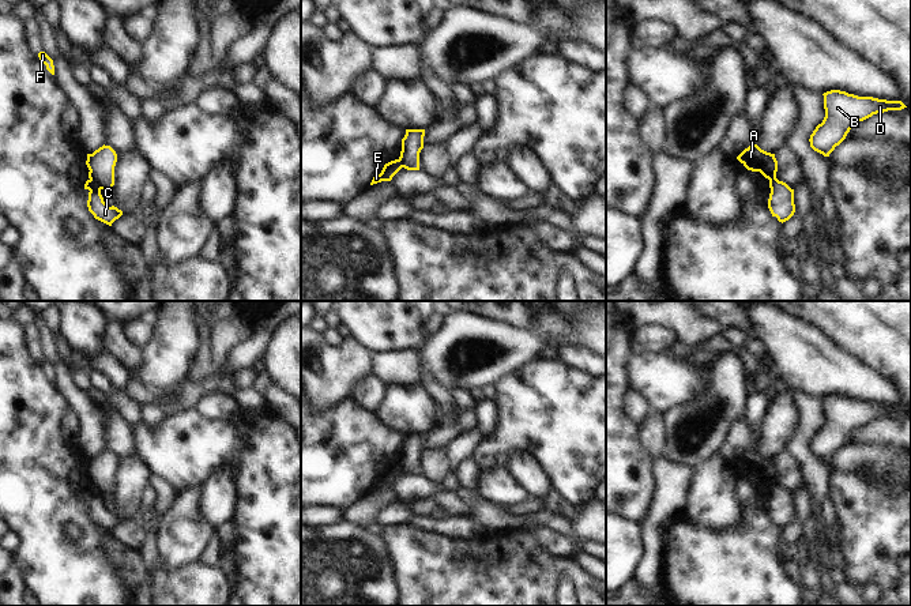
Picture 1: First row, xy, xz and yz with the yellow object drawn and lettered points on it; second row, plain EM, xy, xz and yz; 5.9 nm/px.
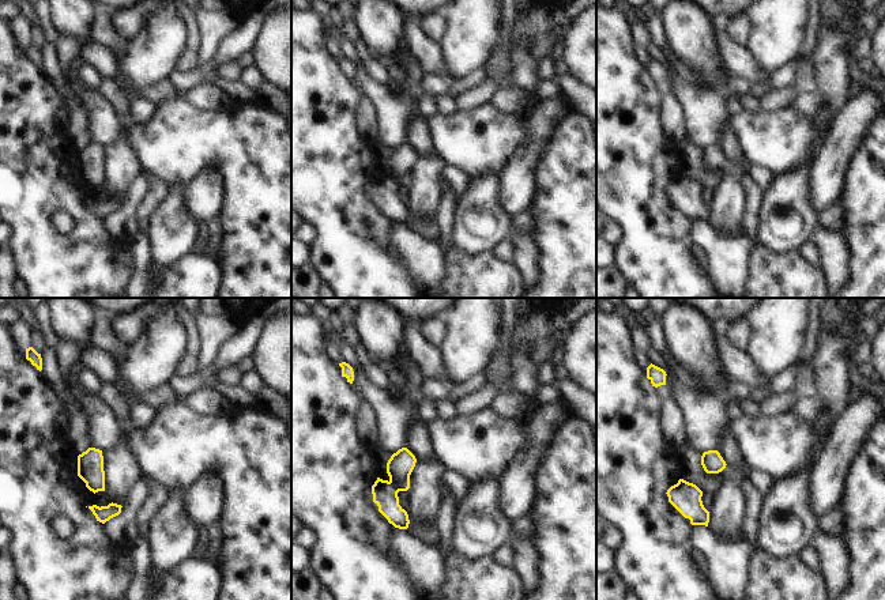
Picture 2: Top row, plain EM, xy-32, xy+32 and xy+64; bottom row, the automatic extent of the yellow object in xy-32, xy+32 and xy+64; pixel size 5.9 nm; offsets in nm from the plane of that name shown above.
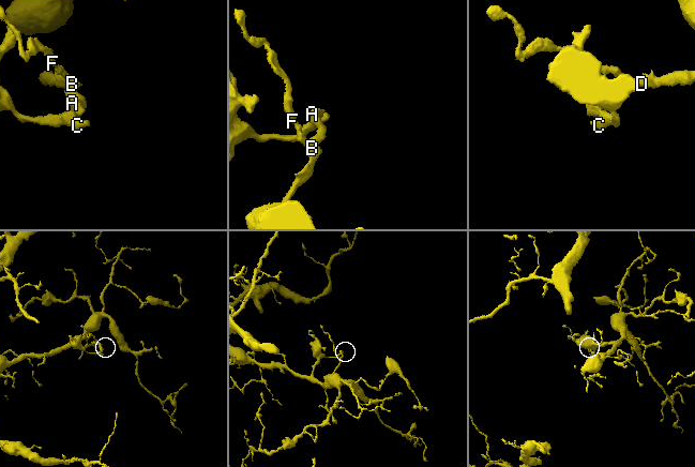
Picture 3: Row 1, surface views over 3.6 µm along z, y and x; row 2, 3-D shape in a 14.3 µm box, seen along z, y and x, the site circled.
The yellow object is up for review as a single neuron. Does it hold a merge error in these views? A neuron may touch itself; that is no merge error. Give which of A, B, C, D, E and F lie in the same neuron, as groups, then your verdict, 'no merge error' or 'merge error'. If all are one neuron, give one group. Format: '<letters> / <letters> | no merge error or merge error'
A B D F / C E | merge error

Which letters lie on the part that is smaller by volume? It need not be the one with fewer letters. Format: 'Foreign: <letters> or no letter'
Foreign: A, B, D, F

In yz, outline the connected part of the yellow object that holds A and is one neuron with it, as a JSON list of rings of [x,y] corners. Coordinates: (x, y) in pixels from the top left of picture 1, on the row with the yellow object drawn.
[[[750,144],[737,159],[752,172],[760,172],[765,178],[776,178],[778,161],[775,154],[761,150],[757,144]]]

